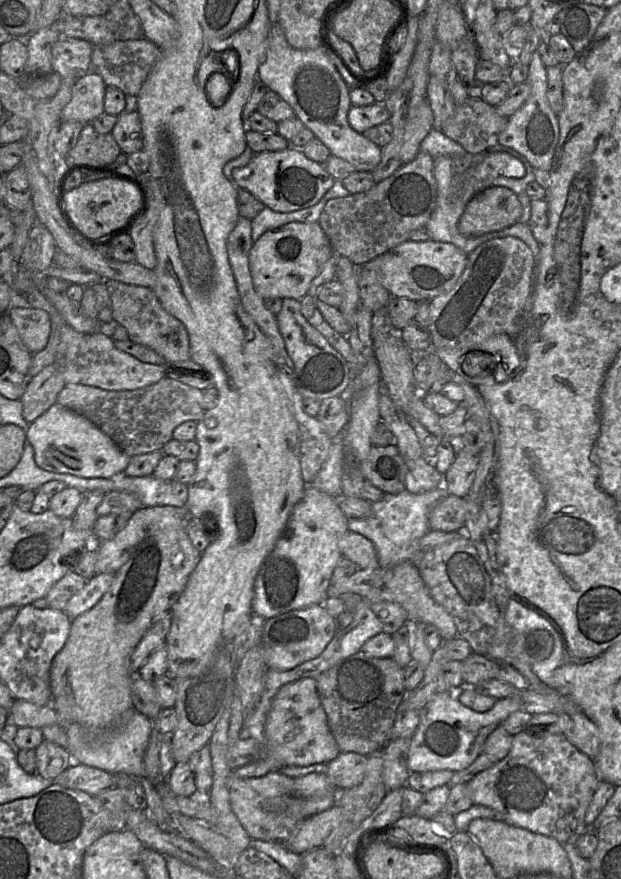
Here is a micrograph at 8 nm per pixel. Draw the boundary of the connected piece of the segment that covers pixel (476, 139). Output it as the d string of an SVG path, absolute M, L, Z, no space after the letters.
M468 97L455 107L441 131L468 153L490 152L498 144L498 136L508 122L508 118L499 114L495 107L481 98Z

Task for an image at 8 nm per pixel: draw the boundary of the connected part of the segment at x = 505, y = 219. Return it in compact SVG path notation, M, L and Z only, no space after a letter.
M492 186L477 193L467 203L458 222L458 230L465 236L479 236L502 230L517 223L522 215L522 205L516 193L503 186Z

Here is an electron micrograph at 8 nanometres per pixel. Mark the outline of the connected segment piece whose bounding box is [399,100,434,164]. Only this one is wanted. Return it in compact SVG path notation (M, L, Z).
M426 100L416 110L407 113L403 143L399 153L402 164L413 160L420 151L423 138L433 128L433 120L431 107Z

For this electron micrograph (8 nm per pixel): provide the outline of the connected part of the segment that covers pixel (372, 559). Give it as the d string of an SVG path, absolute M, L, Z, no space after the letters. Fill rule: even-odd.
M348 530L339 539L338 546L342 555L352 560L359 570L381 567L374 543L359 533Z

